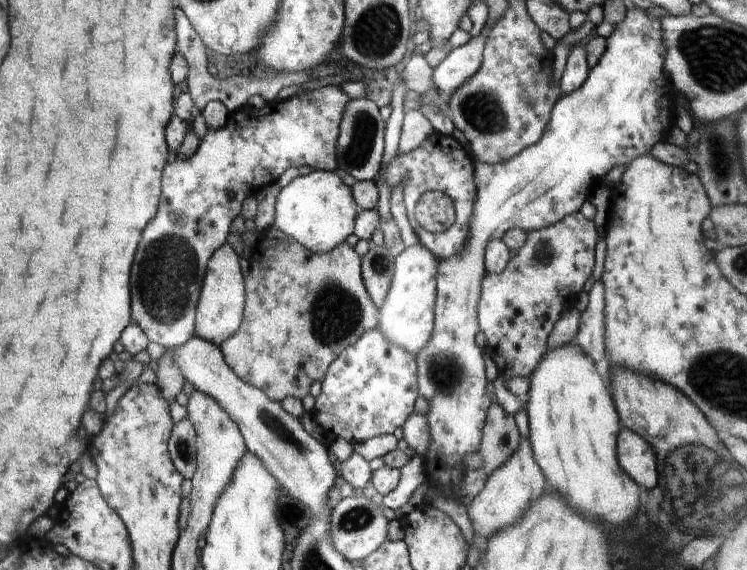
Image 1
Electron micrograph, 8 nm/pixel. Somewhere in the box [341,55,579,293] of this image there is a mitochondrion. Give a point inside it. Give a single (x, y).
(483, 109)

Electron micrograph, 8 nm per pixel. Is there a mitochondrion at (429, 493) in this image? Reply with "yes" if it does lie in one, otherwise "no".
no

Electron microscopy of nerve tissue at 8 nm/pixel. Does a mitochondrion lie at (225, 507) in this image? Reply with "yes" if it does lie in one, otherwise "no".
no

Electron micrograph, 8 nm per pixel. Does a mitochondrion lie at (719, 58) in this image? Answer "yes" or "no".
yes

